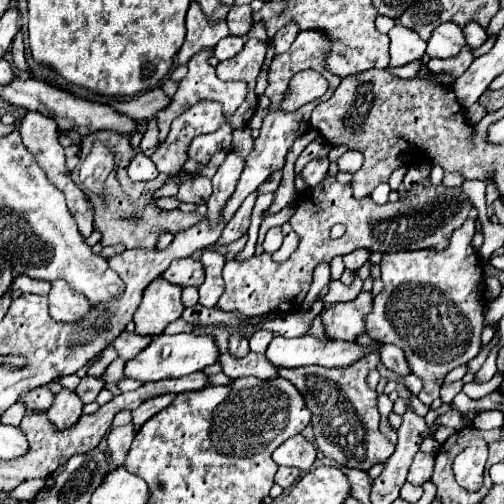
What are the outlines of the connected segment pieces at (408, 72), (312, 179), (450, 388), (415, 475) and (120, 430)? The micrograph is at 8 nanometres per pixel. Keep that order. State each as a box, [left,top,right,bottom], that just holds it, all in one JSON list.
[[391,61,421,79],[303,157,329,187],[441,379,463,403],[407,453,435,485],[107,423,136,466]]

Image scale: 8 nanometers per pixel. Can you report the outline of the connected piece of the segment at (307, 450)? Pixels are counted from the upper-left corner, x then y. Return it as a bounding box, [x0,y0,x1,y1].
[273,435,317,471]

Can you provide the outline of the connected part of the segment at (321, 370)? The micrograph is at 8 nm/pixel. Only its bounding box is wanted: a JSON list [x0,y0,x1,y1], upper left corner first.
[277,353,395,471]

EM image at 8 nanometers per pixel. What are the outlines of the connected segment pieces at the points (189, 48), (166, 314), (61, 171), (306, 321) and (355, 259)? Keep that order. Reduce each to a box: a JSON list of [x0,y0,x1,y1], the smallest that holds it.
[[175,1,229,65],[135,277,185,337],[19,111,71,191],[263,301,323,337],[343,249,369,271]]

